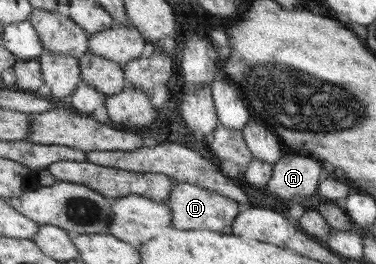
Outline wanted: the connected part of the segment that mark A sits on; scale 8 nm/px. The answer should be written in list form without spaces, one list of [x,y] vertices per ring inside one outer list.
[[[293,152],[273,164],[272,170],[268,190],[276,194],[278,200],[288,202],[307,200],[316,194],[318,184],[331,176],[313,158]]]

